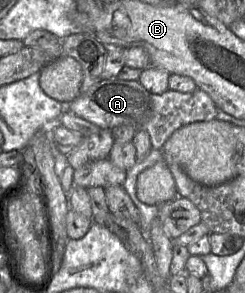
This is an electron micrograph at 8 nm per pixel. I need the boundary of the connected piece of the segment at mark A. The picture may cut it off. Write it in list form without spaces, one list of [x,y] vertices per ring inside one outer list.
[[[101,79],[68,105],[70,112],[101,129],[112,130],[120,125],[130,125],[137,131],[146,131],[153,150],[162,150],[171,134],[182,126],[216,119],[217,109],[208,94],[200,88],[189,93],[167,90],[154,94],[138,81],[119,79]]]

